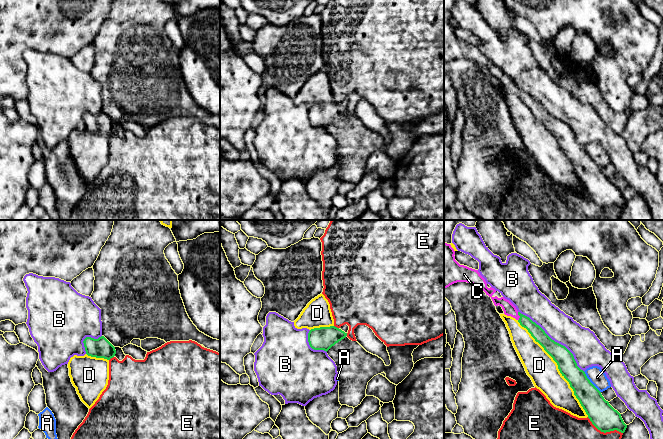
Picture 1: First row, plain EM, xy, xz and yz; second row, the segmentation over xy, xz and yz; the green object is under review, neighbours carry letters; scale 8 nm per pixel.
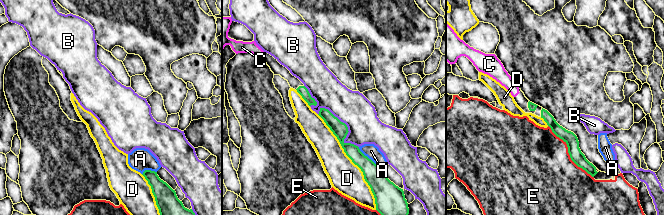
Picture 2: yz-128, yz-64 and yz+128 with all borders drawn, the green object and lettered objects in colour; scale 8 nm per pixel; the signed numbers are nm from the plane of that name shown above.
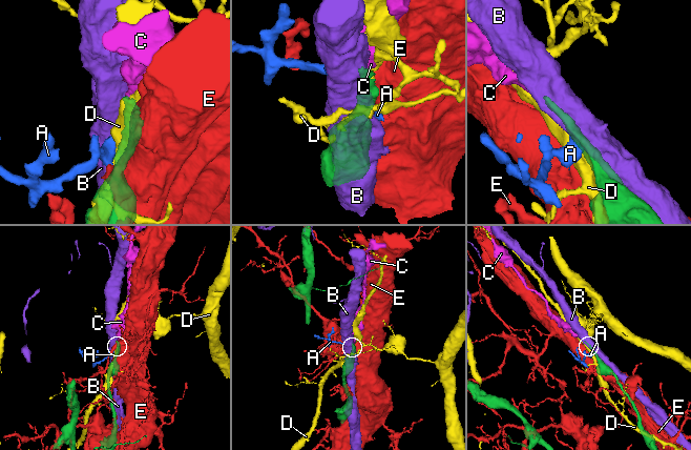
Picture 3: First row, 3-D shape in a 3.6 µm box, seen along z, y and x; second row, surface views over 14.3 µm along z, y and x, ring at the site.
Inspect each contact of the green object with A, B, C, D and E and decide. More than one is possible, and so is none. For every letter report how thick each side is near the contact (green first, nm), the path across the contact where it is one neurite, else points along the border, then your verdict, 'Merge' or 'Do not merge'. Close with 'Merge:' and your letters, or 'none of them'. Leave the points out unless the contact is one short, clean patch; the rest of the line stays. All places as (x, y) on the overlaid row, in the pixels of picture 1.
A: Thickness 200 nm (green) against 140 nm. Boundary: yz (583, 371), (589, 381), (600, 392). Do not merge
B: Thickness 150 nm (green) against 240 nm. Do not merge
C: Thickness 100 nm (green) against 100 nm. Path across: yz (536, 331), (519, 315), (509, 309). Merge
D: Thickness 160 nm (green) against 240 nm. Do not merge
E: Thickness 220 nm (green) against 180 nm. Do not merge
Merge: C

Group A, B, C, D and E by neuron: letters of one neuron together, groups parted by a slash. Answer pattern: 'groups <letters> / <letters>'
groups A E / B / C / D

